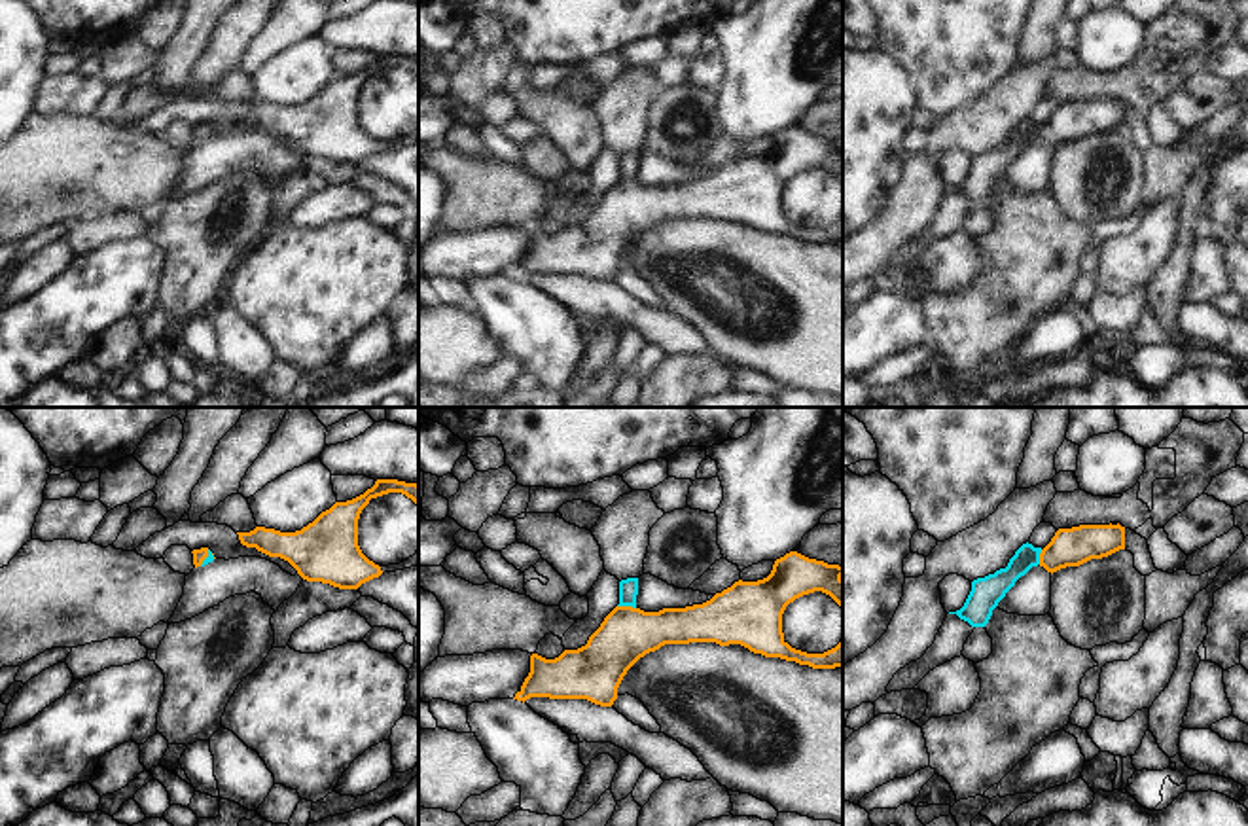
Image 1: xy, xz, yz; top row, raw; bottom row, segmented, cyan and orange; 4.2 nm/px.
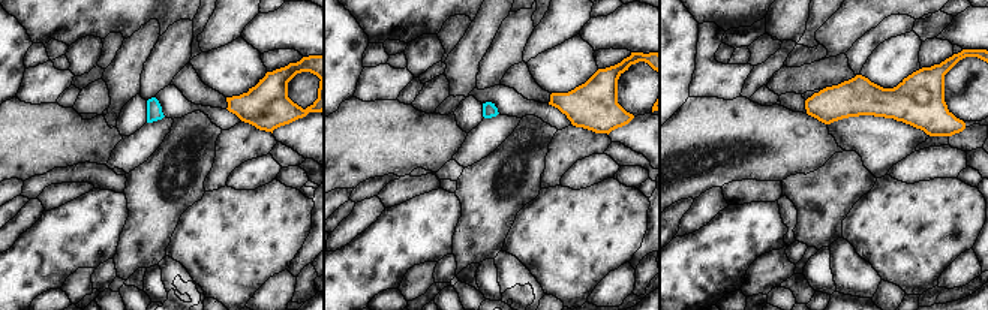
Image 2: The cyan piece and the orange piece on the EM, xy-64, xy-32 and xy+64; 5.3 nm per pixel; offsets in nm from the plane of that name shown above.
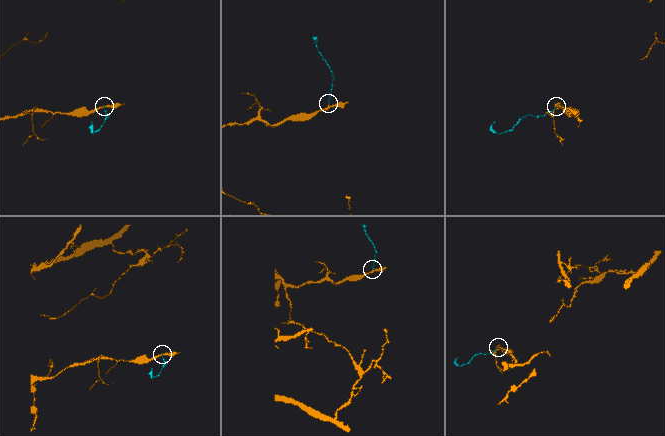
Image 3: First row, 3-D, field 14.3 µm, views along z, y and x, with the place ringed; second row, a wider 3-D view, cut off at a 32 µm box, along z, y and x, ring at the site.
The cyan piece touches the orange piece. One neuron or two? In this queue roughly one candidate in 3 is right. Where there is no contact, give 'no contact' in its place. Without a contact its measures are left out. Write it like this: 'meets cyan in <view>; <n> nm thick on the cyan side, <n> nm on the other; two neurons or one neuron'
meets cyan in xz; 80 nm thick on the cyan side, 240 nm on the other; one neuron

